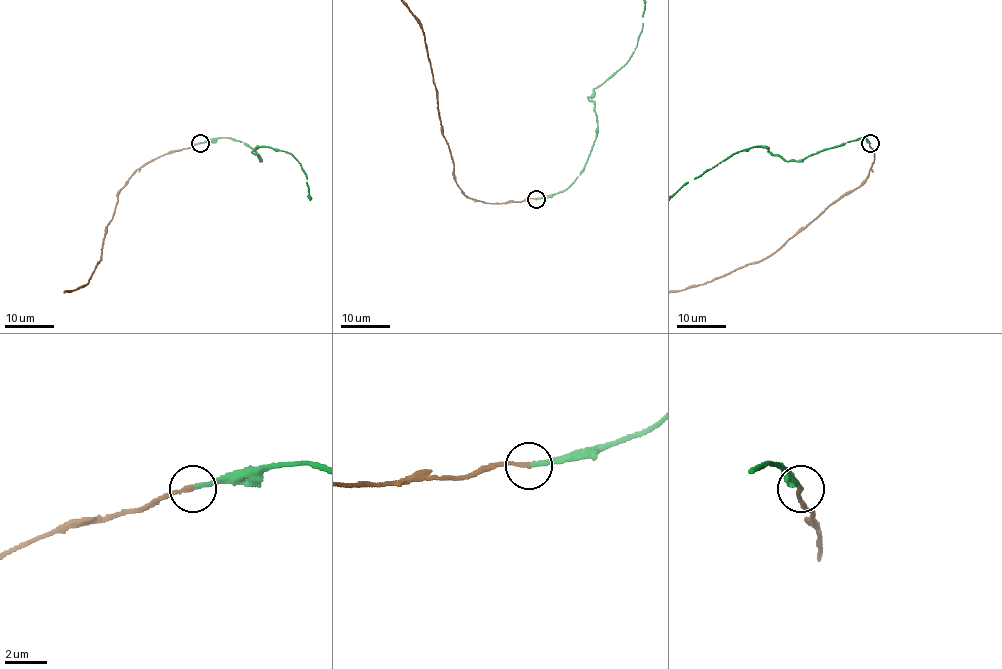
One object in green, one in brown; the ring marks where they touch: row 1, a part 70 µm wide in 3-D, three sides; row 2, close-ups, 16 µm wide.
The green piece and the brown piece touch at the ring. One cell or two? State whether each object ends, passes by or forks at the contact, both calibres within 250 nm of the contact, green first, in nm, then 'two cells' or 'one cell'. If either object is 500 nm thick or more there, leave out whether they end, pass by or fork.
green ends | brown ends | 190/200 nm | one cell

